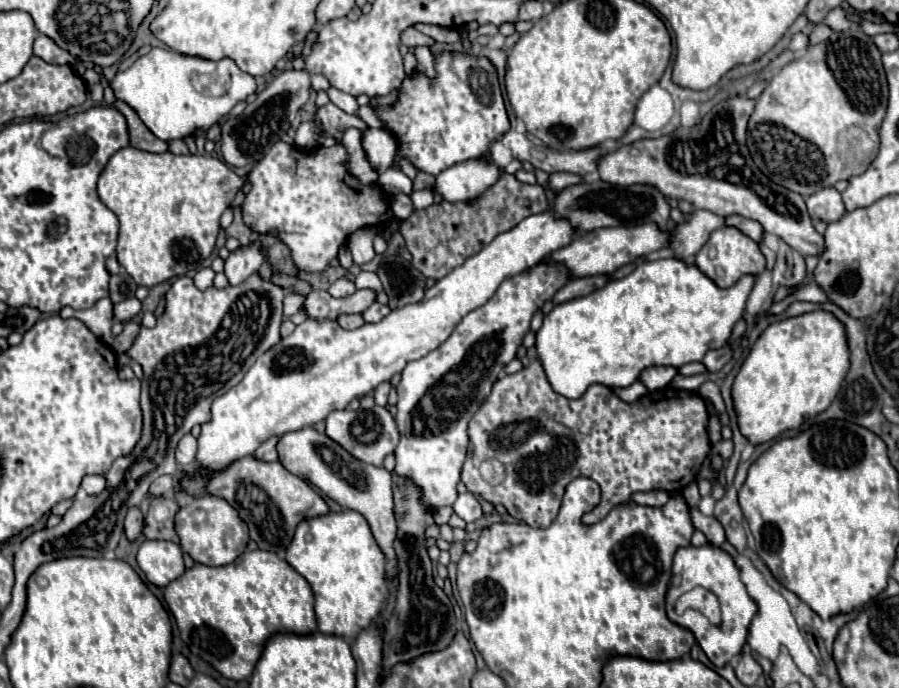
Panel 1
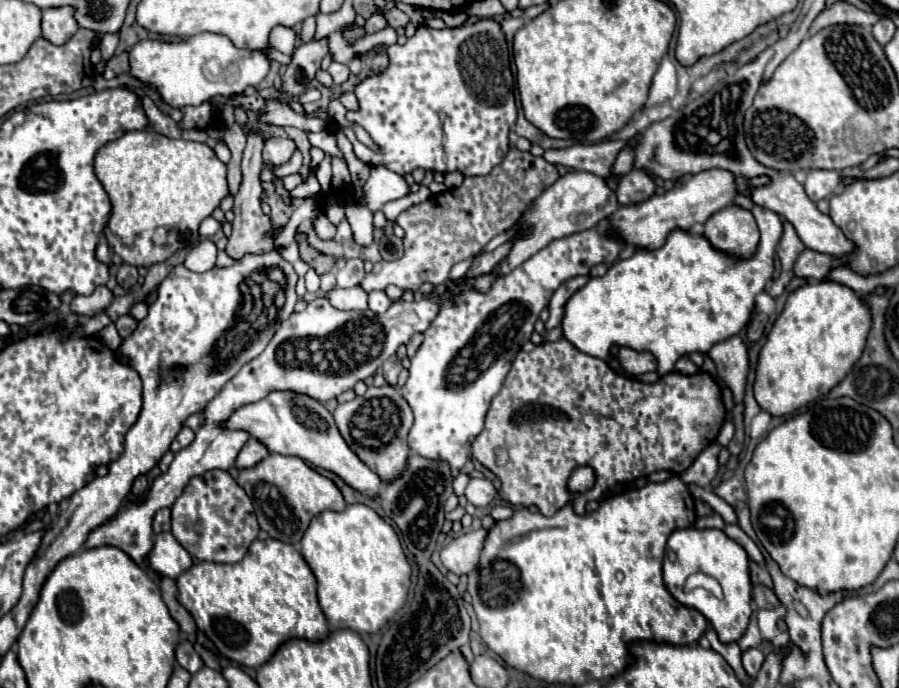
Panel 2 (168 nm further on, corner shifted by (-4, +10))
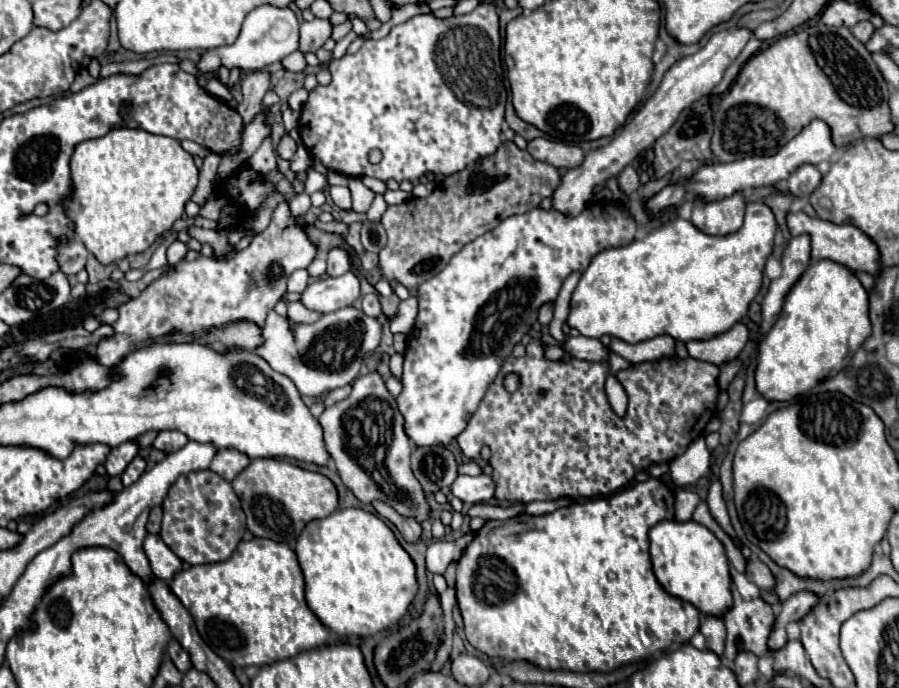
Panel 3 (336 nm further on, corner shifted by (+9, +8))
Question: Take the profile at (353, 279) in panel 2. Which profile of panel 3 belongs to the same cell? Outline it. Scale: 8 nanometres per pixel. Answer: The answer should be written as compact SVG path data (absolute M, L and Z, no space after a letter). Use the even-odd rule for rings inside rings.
M333 248L327 254L327 276L341 276L351 268L349 254L343 248Z

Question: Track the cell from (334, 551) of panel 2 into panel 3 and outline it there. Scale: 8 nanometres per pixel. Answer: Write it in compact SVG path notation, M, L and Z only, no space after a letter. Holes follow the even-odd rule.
M359 508L335 510L331 516L313 520L305 526L295 548L301 570L305 574L305 600L317 618L337 636L373 636L397 624L409 610L419 584L415 578L415 562L403 550L391 528L371 512Z

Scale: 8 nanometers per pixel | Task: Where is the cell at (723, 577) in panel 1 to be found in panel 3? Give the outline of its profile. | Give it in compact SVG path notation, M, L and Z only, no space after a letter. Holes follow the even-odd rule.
M661 520L649 530L651 562L659 584L673 596L691 602L709 616L723 616L731 608L731 574L723 544L695 520Z

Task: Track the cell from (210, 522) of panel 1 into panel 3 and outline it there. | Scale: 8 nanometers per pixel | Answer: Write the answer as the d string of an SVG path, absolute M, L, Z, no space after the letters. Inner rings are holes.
M211 470L179 476L163 500L163 542L187 564L227 560L245 532L245 514L231 484Z

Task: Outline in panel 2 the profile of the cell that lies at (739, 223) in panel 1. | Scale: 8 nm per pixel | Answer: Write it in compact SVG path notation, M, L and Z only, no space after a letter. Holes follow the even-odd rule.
M754 206L750 212L758 218L758 228L762 232L762 244L758 244L754 258L742 262L722 258L722 252L714 252L704 236L692 236L684 230L674 230L662 248L650 252L636 250L630 258L614 262L604 276L592 278L586 286L576 290L564 306L564 316L560 324L562 336L570 344L574 344L576 350L596 356L604 362L610 360L610 350L614 346L632 348L636 352L652 352L658 360L660 377L674 370L678 358L700 352L704 356L702 371L716 379L716 367L707 353L714 344L738 334L748 324L756 294L762 292L772 278L774 248L782 234L782 222L776 212L762 206Z

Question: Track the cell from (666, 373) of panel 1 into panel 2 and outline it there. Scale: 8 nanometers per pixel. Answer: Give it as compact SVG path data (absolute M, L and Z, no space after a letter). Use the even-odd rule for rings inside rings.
M622 348L618 352L618 358L628 374L640 376L646 372L656 372L656 358L650 352L634 352L630 348Z

